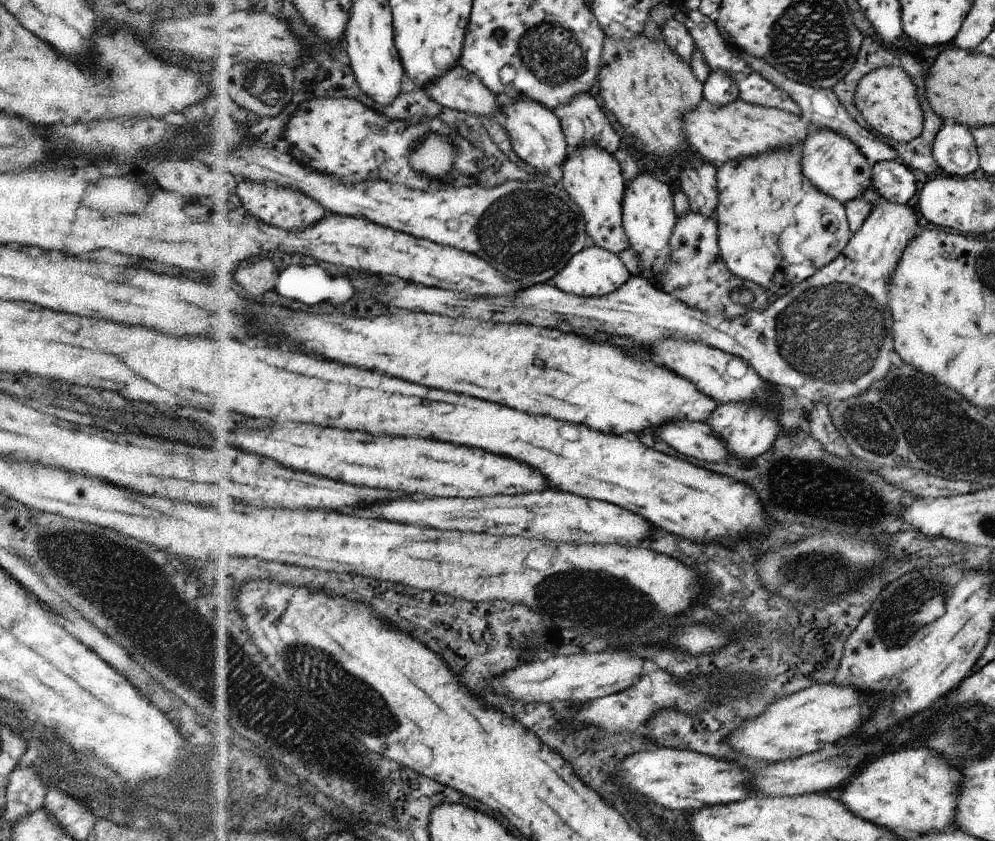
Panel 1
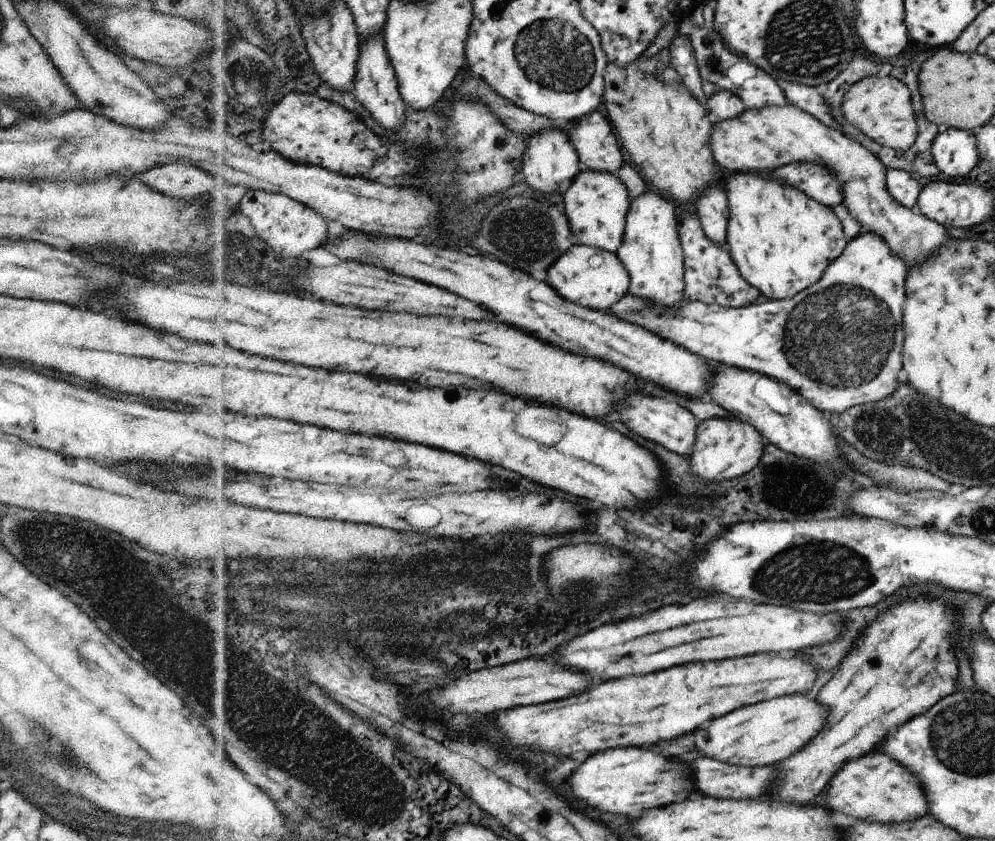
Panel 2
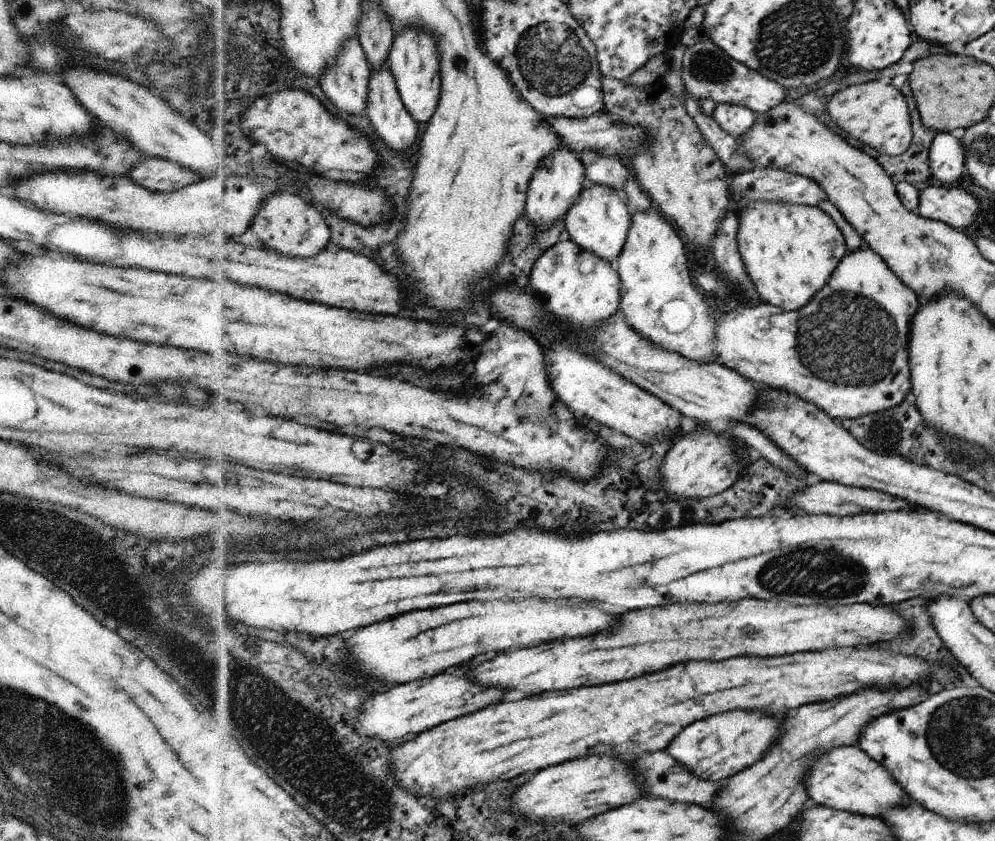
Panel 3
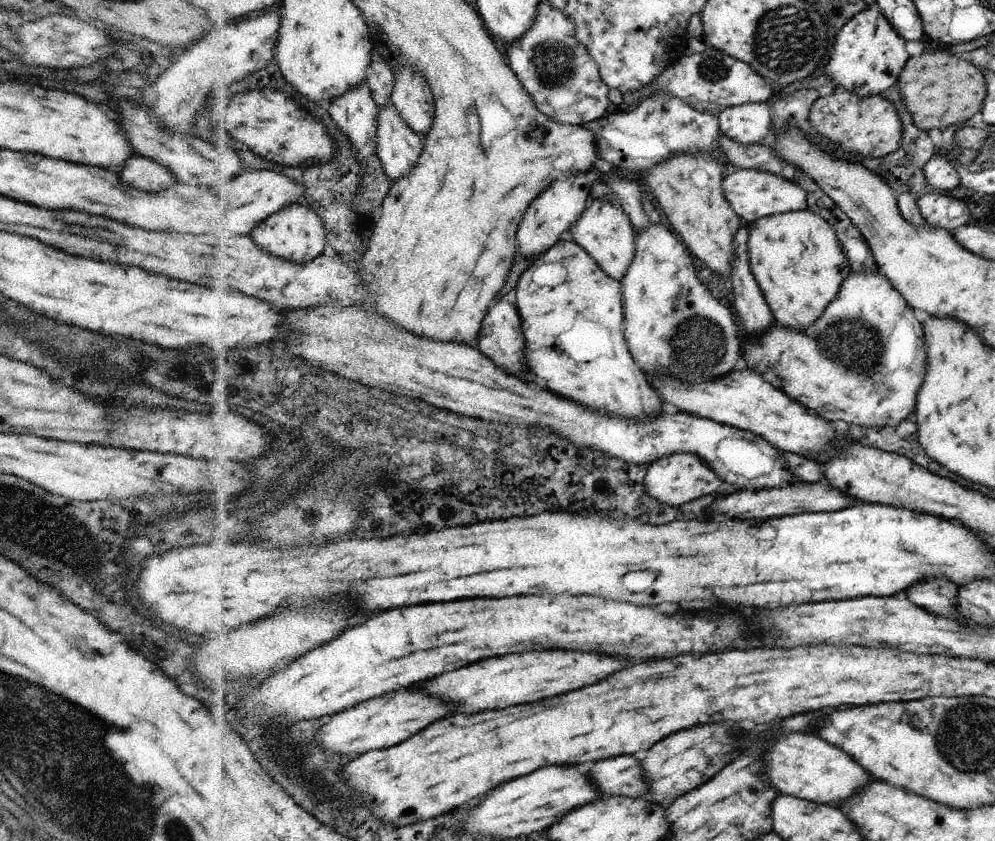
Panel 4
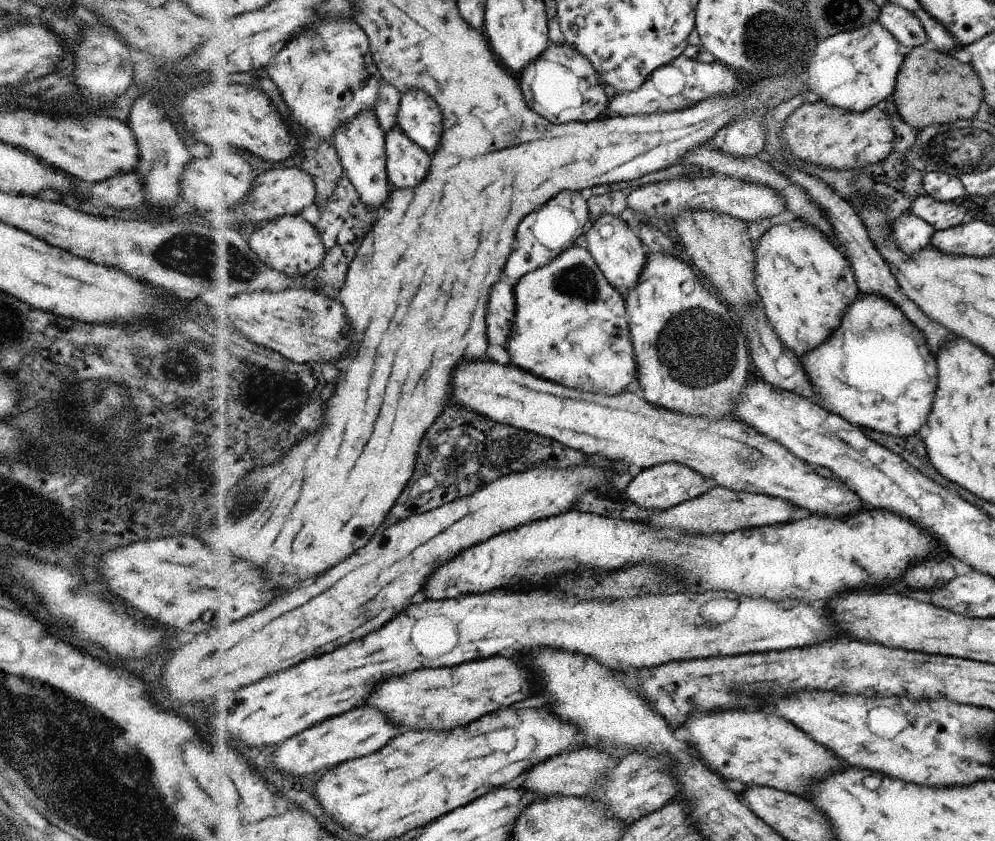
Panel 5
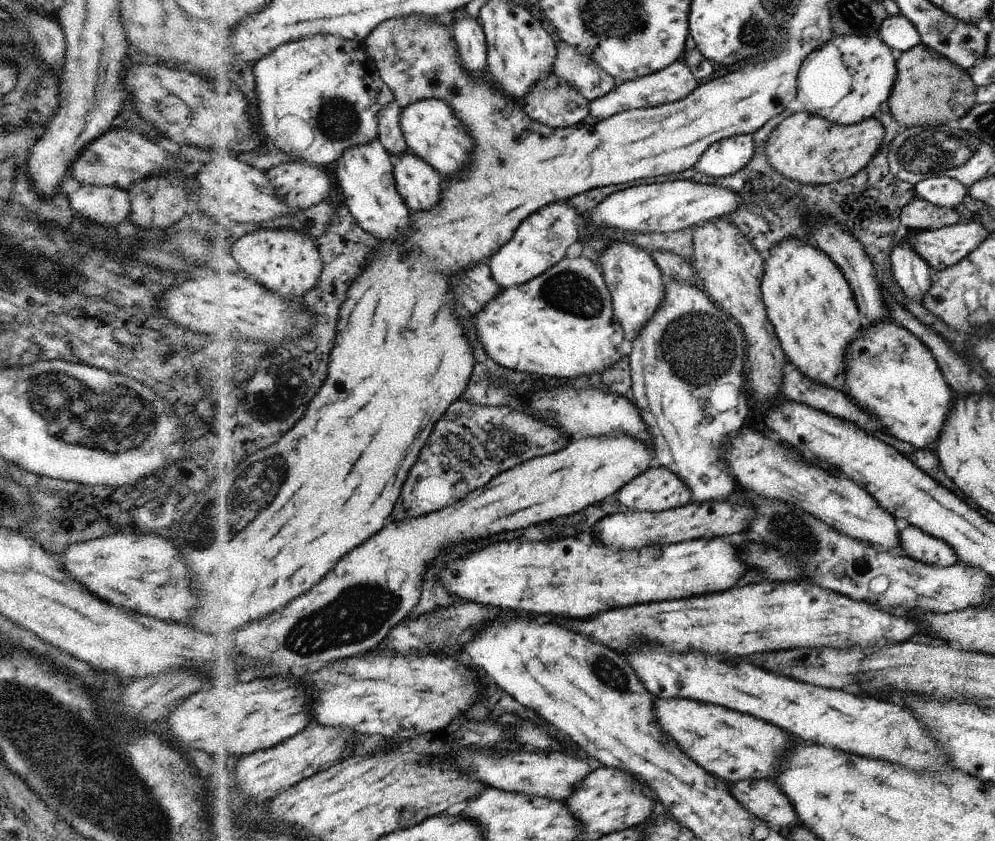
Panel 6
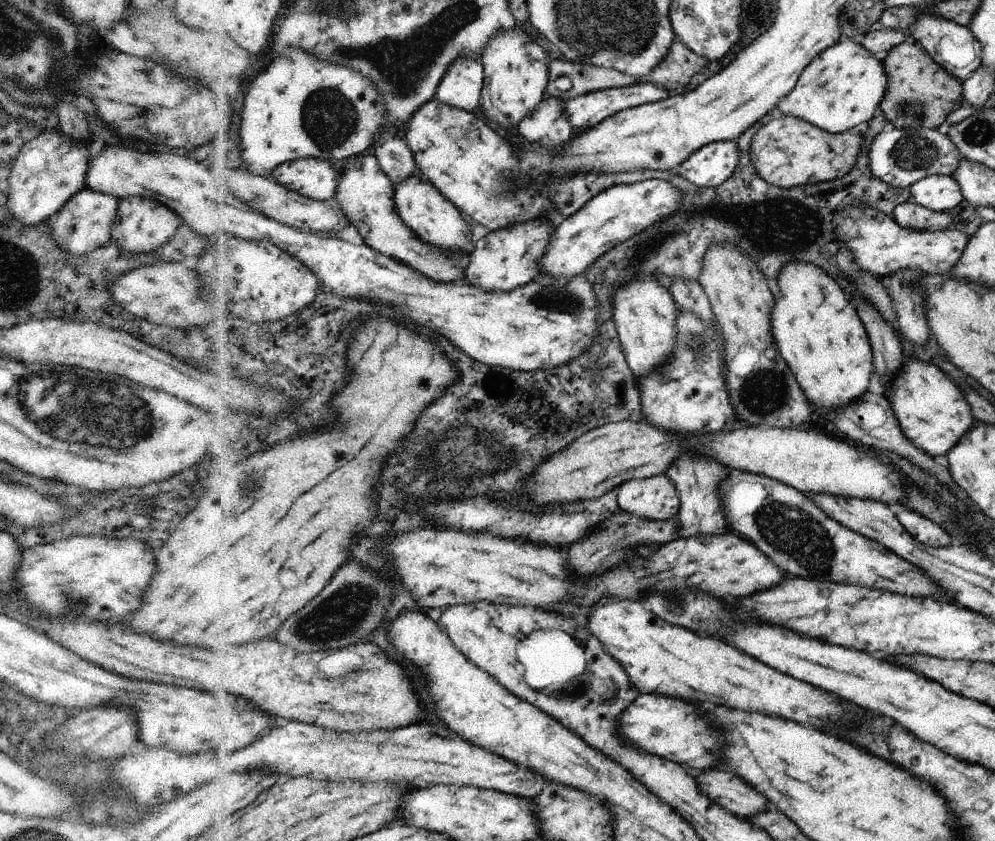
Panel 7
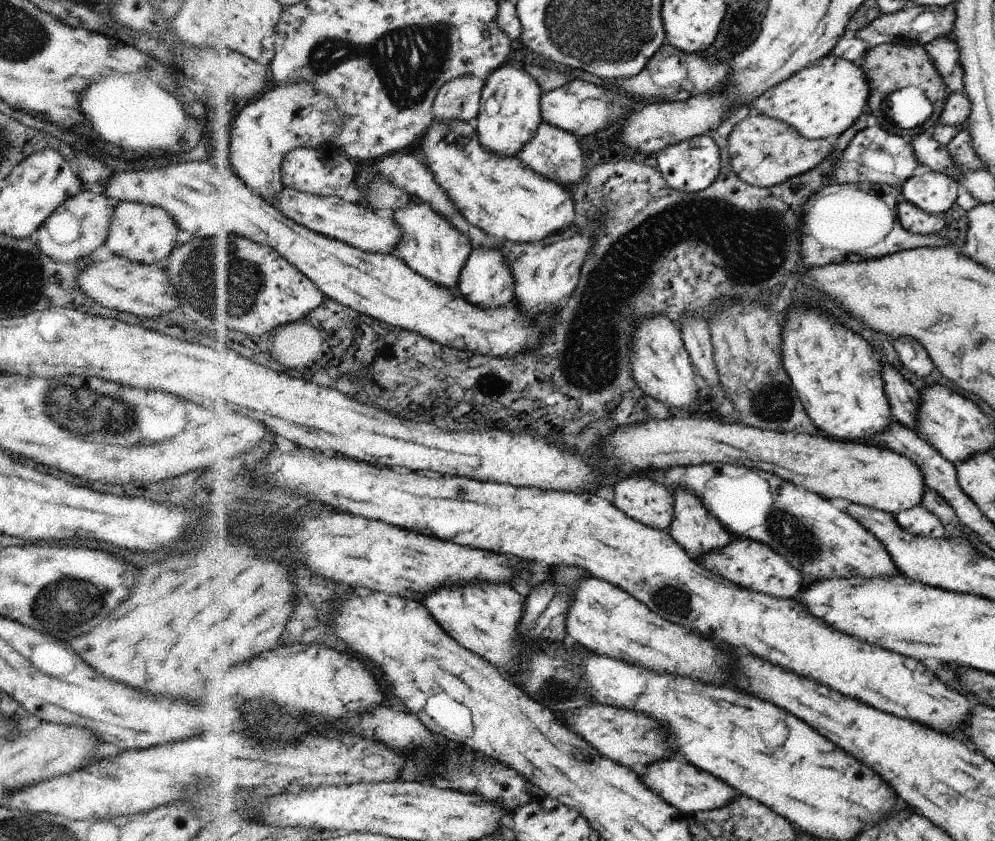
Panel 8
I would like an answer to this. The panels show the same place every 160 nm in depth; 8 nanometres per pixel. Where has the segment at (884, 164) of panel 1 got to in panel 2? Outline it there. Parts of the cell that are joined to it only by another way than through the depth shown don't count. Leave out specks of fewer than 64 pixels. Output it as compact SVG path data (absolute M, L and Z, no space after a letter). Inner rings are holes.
M887 169L886 181L888 192L896 202L916 210L917 198L921 191L917 177L904 169Z

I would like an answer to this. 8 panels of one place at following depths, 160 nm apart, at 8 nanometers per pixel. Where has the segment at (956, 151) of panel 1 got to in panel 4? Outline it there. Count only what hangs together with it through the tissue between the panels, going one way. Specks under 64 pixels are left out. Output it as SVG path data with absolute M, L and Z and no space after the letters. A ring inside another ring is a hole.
M936 150L930 153L922 172L924 172L927 184L933 186L936 191L948 192L948 190L954 190L961 183L956 168L945 159L944 155L936 153Z

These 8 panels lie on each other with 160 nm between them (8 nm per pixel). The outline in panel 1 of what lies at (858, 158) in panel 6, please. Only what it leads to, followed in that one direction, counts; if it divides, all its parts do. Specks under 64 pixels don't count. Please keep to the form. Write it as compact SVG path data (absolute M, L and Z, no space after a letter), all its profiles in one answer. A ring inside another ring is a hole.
M896 63L866 74L854 92L854 106L871 130L900 143L915 141L923 133L924 117L912 78Z

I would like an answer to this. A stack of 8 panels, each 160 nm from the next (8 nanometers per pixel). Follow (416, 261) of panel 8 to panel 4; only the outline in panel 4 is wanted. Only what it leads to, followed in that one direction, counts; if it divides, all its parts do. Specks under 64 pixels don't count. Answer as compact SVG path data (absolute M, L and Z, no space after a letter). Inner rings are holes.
M393 99L379 105L377 154L382 169L392 179L403 179L416 168L425 149L424 140L426 138L408 124Z

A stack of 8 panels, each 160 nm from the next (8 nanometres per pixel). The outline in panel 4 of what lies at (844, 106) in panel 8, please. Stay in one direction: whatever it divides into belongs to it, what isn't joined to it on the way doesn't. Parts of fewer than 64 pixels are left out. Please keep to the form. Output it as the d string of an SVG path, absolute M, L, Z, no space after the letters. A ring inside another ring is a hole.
M876 3L867 5L856 13L840 30L834 32L834 54L825 68L835 84L865 97L880 94L886 88L897 84L907 64L904 37L892 25Z

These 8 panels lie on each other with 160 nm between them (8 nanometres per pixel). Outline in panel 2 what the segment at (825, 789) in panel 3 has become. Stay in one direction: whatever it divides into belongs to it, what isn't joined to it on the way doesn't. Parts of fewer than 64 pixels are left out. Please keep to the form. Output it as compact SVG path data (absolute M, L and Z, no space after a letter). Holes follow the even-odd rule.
M872 751L848 761L828 784L829 810L870 822L905 823L928 816L929 802L915 774L884 751Z

